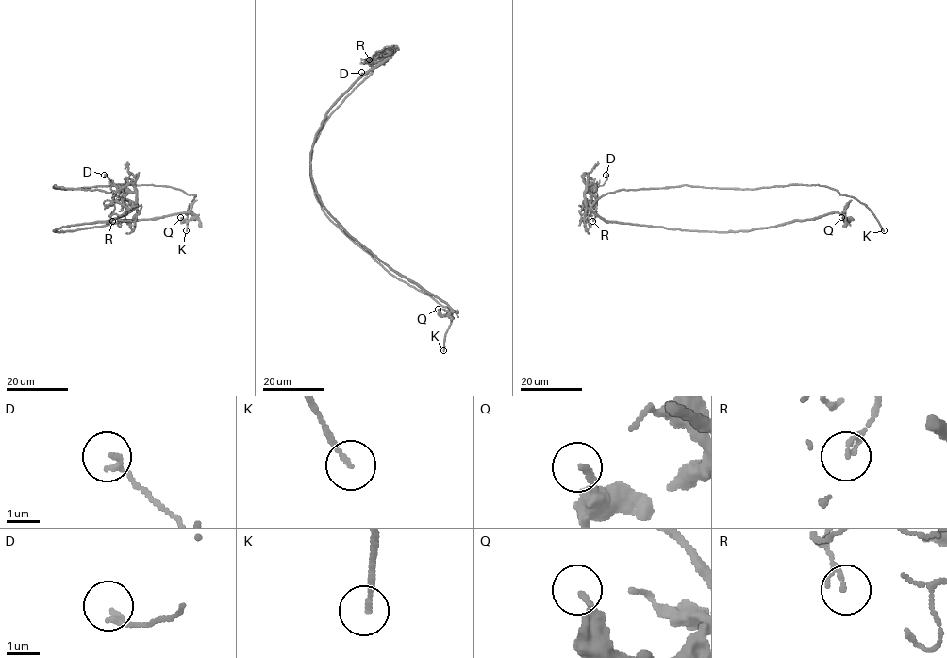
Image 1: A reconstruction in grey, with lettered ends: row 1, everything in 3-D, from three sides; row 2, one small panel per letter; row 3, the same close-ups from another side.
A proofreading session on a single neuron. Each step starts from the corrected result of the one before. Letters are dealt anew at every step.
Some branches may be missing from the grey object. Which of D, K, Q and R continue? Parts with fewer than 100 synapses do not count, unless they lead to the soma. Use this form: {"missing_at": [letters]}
{"missing_at": ["K"]}

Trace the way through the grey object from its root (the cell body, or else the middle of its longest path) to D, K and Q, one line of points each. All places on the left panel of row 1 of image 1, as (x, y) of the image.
D: (121, 198), (133, 208), (135, 187), (126, 183), (120, 188), (104, 175)
K: (121, 198), (99, 190), (53, 187), (78, 189), (133, 184), (175, 187), (195, 195), (189, 207), (186, 230)
Q: (121, 198), (132, 209), (117, 217), (53, 230), (76, 230), (180, 212), (193, 215), (189, 220), (180, 217)

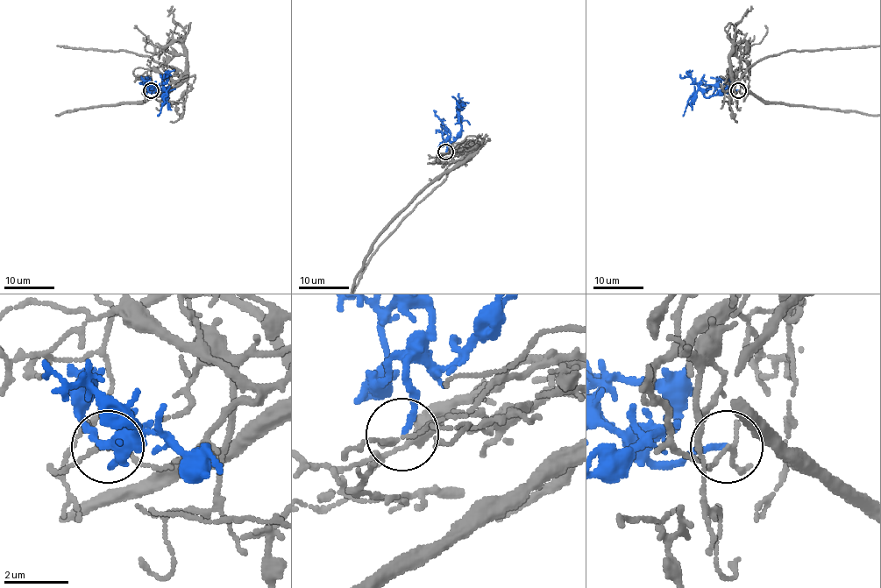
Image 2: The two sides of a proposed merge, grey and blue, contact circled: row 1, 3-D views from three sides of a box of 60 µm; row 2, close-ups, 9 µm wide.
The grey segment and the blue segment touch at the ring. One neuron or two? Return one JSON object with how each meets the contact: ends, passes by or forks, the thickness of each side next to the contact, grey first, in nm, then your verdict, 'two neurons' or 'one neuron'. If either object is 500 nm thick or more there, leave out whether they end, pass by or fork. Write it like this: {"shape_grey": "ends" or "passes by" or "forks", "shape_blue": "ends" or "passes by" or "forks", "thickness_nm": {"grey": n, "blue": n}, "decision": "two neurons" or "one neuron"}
{"shape_grey": "passes by", "shape_blue": "ends", "thickness_nm": {"grey": 120, "blue": 170}, "decision": "two neurons"}

